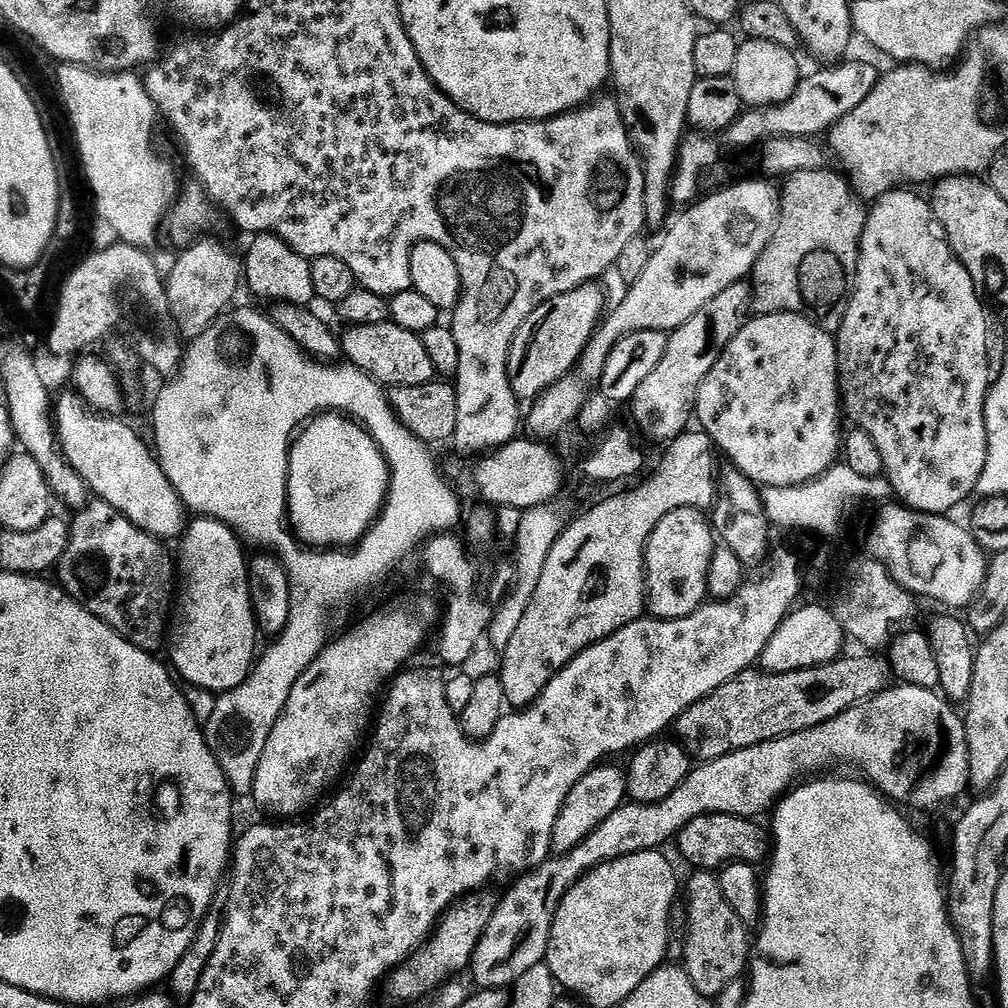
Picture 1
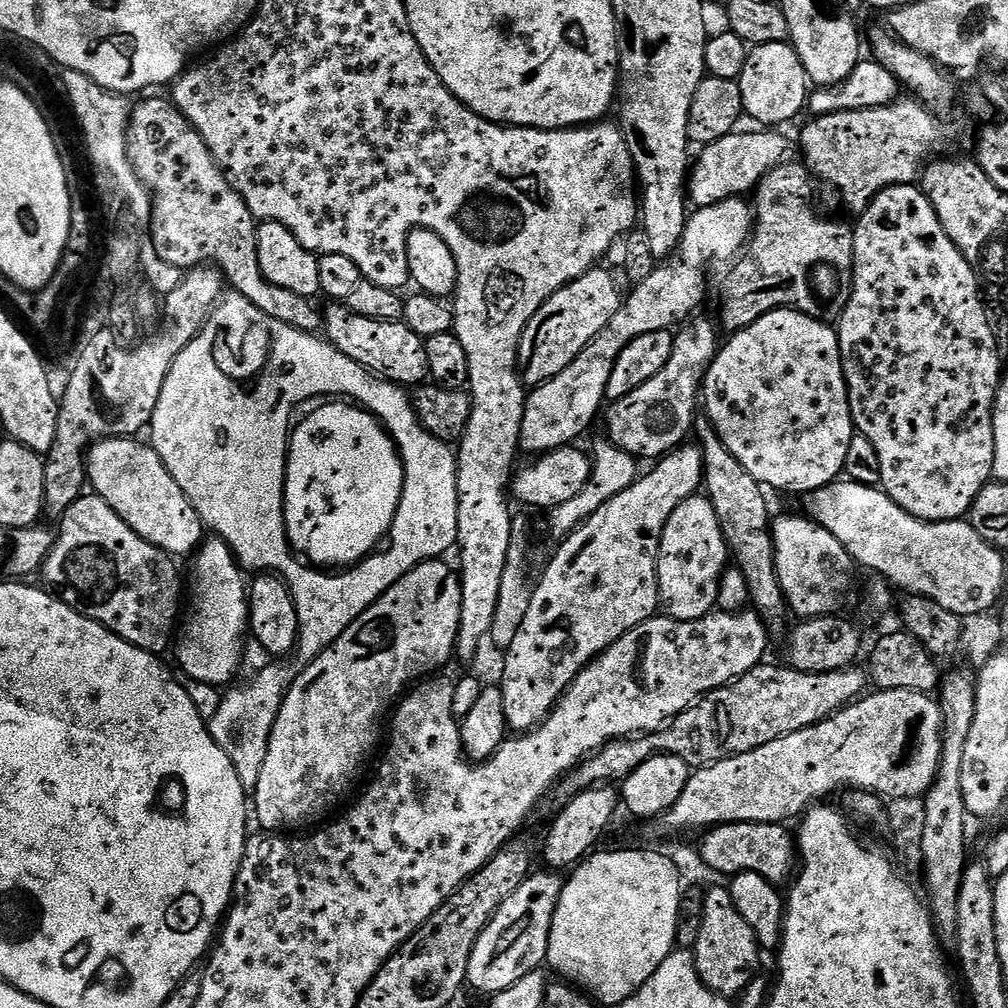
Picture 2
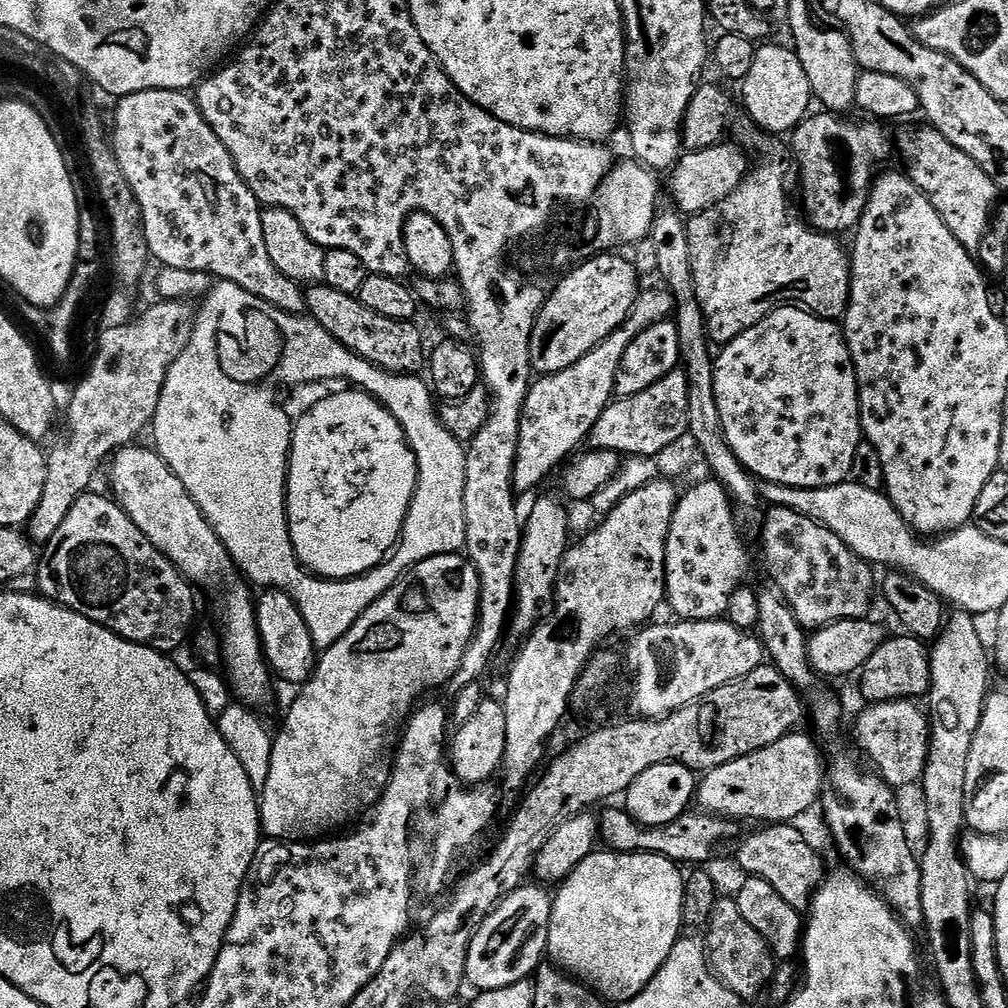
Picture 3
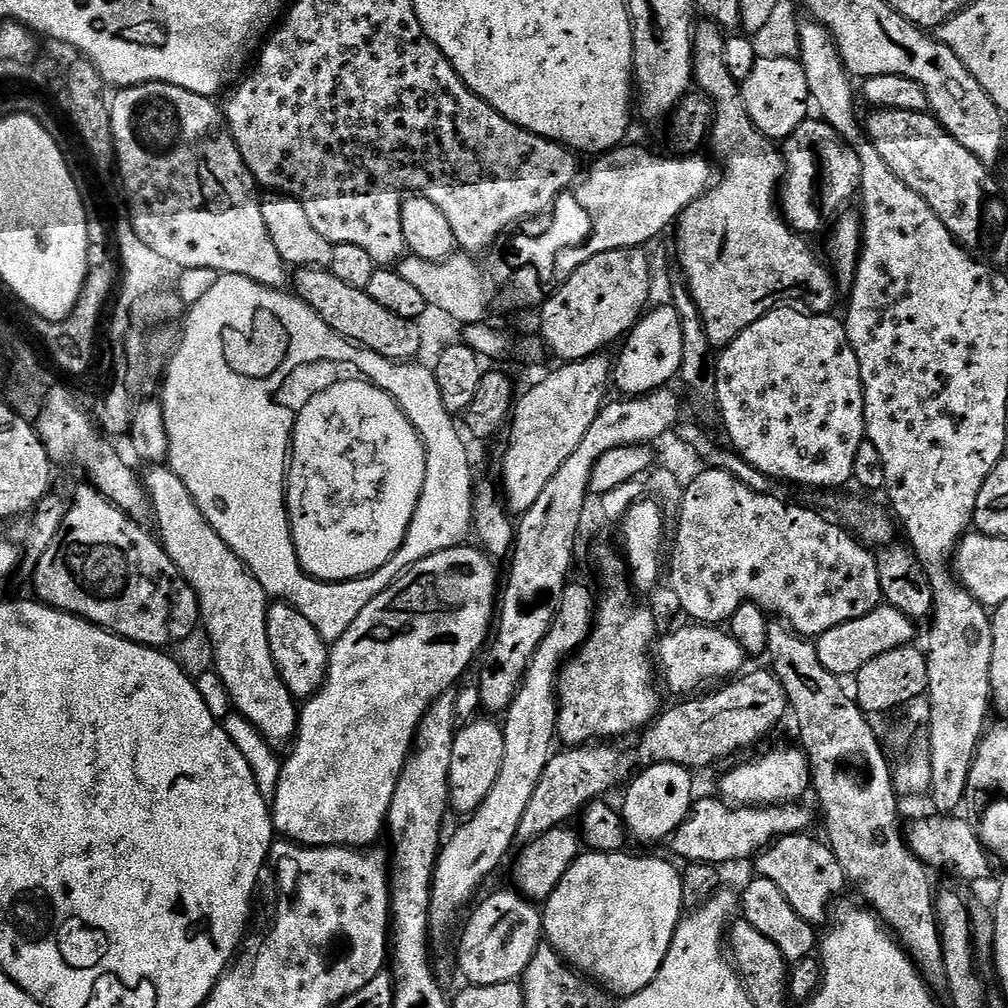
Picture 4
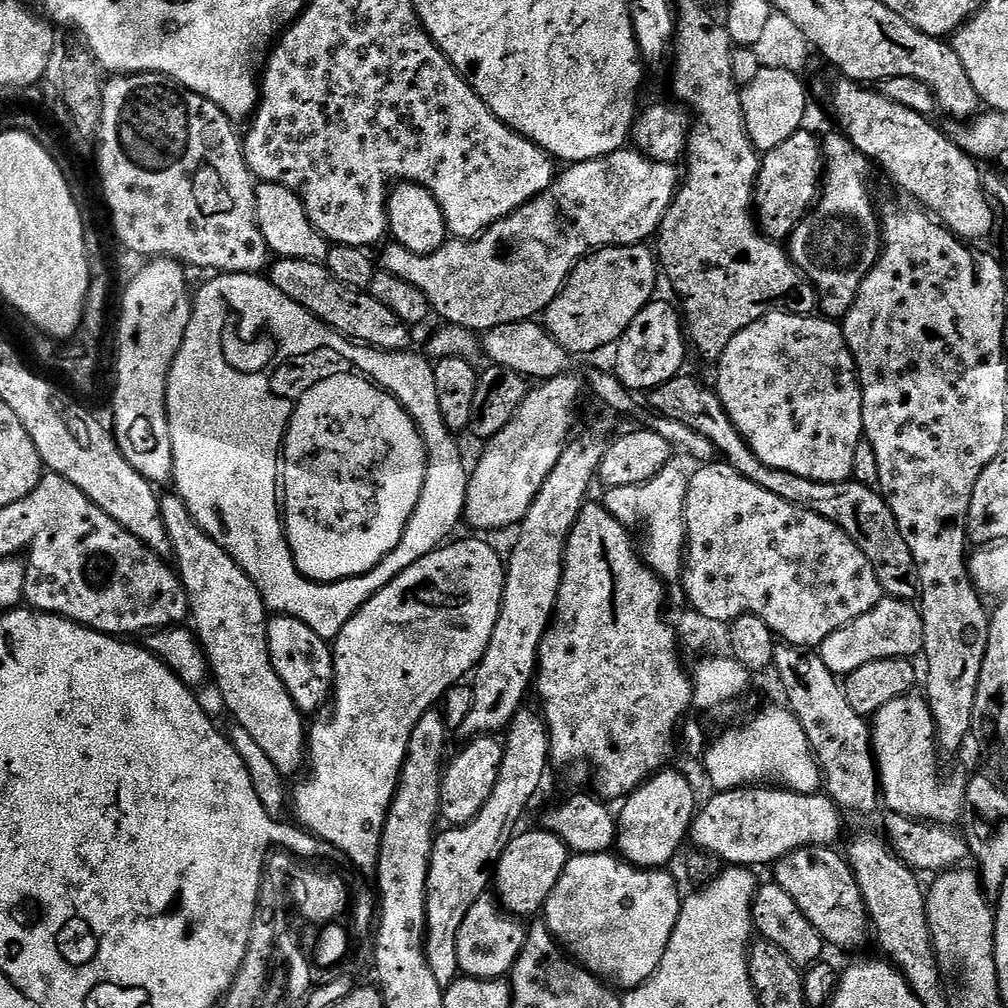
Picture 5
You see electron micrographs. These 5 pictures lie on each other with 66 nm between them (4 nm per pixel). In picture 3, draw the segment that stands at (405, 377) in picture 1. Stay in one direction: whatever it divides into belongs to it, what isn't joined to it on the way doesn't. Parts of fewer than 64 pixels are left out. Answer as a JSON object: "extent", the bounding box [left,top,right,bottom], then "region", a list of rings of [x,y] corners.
{"extent":[306,282,426,374],"region":[[[323,282],[311,285],[307,289],[306,299],[308,301],[307,315],[318,321],[342,346],[346,346],[366,362],[383,368],[386,372],[397,374],[412,374],[420,370],[416,368],[423,369],[425,367],[426,348],[424,352],[424,340],[420,337],[419,330],[415,328],[417,325],[413,321],[382,318],[382,314],[374,314],[374,310],[362,306],[362,302],[356,296],[342,294],[342,290],[334,290],[329,284]]]}

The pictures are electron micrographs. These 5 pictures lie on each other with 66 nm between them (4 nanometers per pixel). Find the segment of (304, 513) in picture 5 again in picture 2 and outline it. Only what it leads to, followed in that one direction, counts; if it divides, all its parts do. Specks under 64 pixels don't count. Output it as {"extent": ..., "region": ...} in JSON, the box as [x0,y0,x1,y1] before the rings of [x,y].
{"extent":[280,399,404,570],"region":[[[336,399],[336,420],[332,420],[332,424],[328,424],[328,420],[324,420],[324,424],[320,424],[320,420],[316,420],[316,424],[312,424],[312,428],[316,428],[316,432],[304,432],[304,428],[297,427],[297,437],[287,439],[286,444],[281,449],[281,459],[287,461],[290,465],[280,478],[282,480],[282,496],[290,494],[290,530],[292,530],[292,536],[294,536],[294,544],[308,550],[312,554],[312,560],[320,560],[320,569],[343,570],[351,568],[353,564],[358,564],[363,559],[367,559],[387,537],[394,522],[394,514],[398,510],[402,498],[404,464],[401,462],[400,454],[396,451],[396,446],[391,439],[384,438],[384,441],[380,444],[379,438],[372,436],[376,431],[378,433],[381,431],[381,421],[377,420],[366,409],[359,408],[357,404],[345,406],[340,399]]]}

